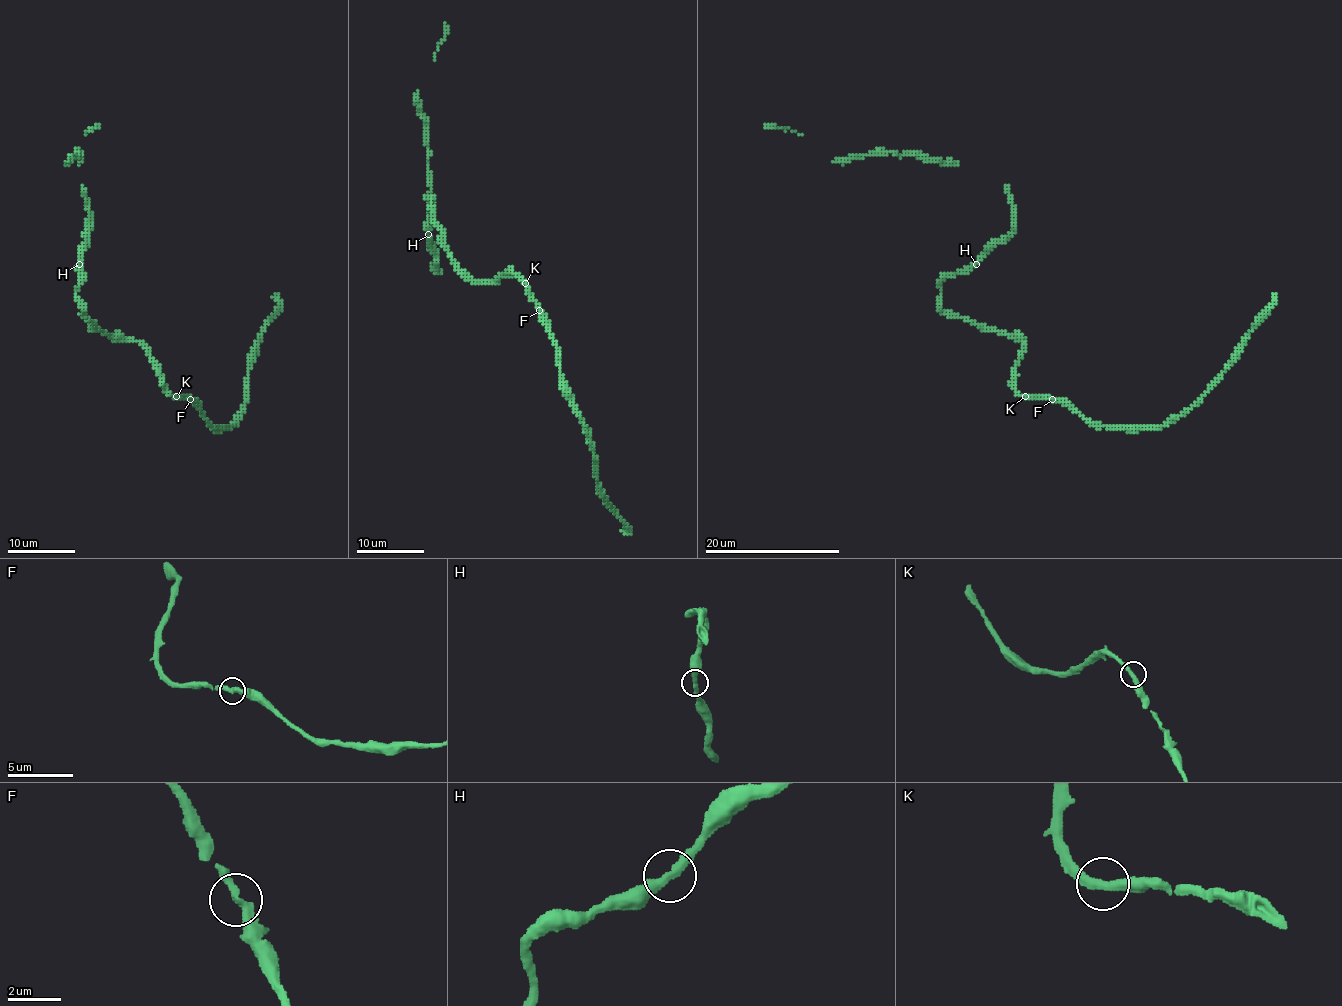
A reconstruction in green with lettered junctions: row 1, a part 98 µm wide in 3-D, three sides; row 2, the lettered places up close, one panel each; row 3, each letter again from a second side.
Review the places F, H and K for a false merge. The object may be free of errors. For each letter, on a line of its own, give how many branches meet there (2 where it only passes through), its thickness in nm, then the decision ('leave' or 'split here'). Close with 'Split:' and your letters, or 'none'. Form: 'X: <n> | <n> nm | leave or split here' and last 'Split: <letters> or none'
F: 2 | 360 nm | leave
H: 2 | 360 nm | leave
K: 2 | 360 nm | leave
Split: none

